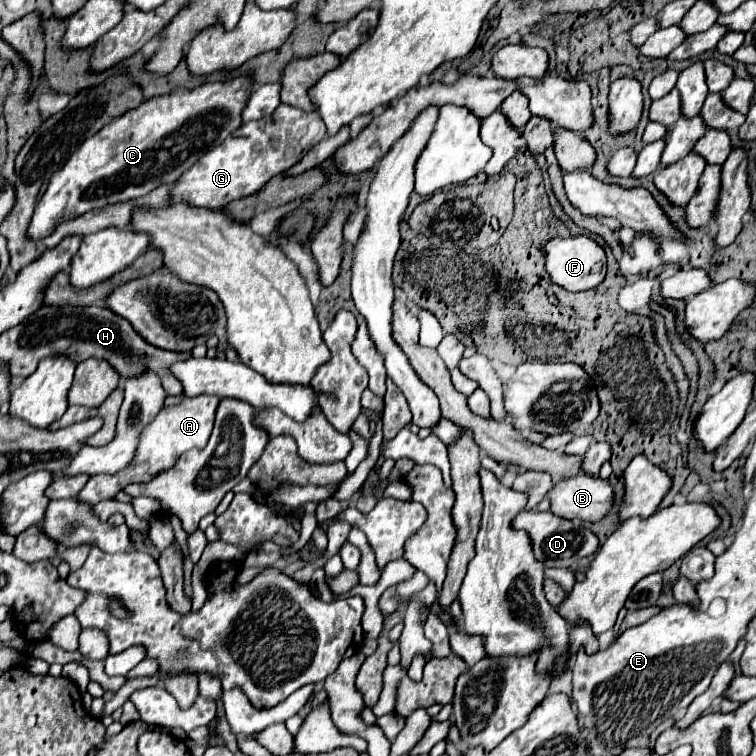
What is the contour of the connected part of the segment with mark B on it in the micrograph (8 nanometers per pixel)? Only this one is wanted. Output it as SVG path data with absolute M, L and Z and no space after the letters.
M578 473L564 477L548 491L550 511L568 521L598 521L612 507L612 487L606 479Z

